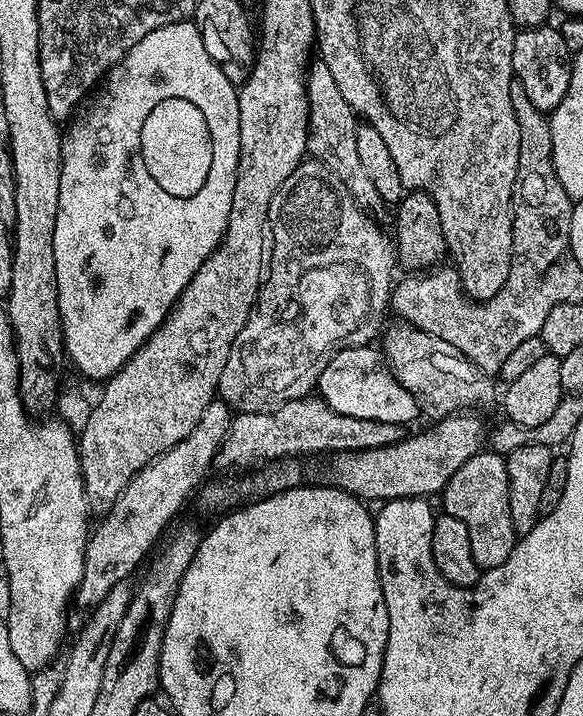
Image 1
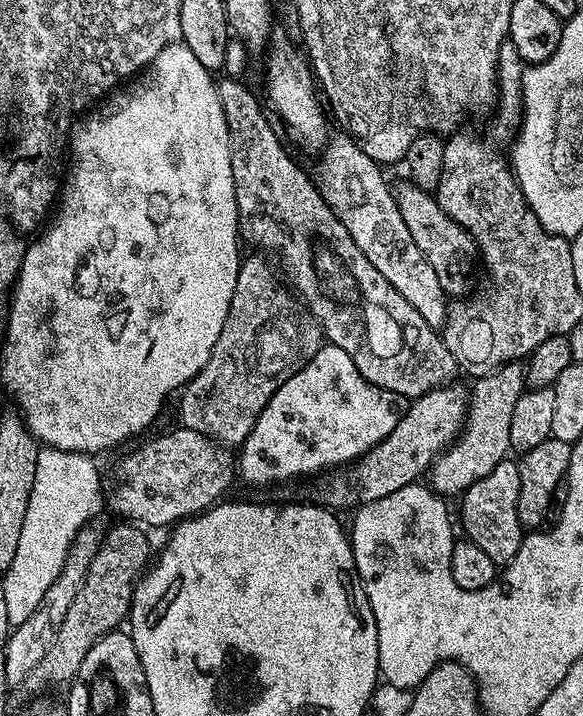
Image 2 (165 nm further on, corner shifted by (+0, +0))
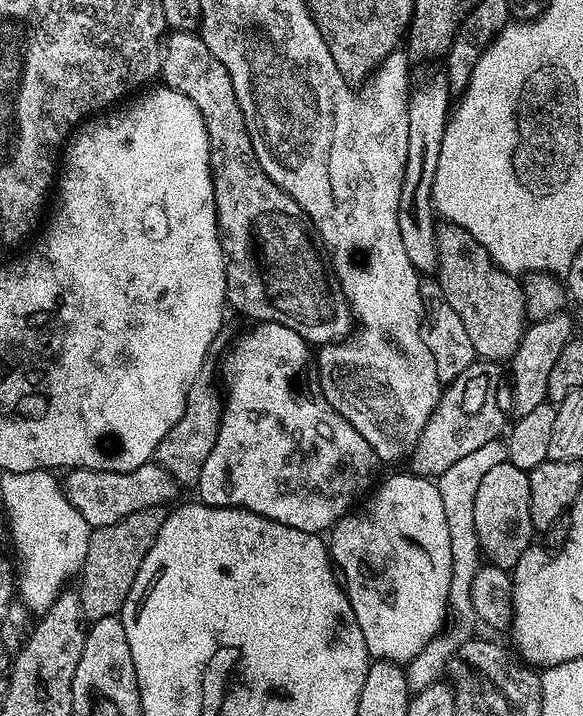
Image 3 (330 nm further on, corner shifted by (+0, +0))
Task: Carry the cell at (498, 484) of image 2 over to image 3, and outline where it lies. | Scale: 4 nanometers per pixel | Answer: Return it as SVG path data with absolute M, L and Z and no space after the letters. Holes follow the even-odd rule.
M505 462L494 466L482 478L478 494L474 496L474 530L478 530L480 550L487 563L509 570L518 566L518 558L534 544L528 473Z

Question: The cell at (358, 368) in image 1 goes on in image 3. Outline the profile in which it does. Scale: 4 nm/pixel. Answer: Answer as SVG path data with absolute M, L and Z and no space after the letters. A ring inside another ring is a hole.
M260 322L245 336L237 338L224 360L226 399L218 438L194 485L195 491L200 491L199 503L219 508L245 508L262 514L262 518L282 522L282 526L294 526L294 530L324 534L373 487L378 461L370 442L332 409L324 396L314 392L312 396L311 390L304 388L300 381L304 367L310 364L308 351L308 341L290 330L290 326L281 324Z

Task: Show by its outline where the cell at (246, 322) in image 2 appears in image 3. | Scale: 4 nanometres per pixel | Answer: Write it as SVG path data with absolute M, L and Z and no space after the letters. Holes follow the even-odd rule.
M208 370L201 372L200 377L194 382L194 386L190 386L190 394L184 403L182 418L178 418L178 422L174 422L170 434L166 434L166 438L162 438L160 449L156 451L155 459L160 467L166 469L176 479L177 485L180 486L184 486L184 484L188 484L188 486L195 485L202 466L206 462L206 458L210 458L210 450L214 450L214 442L218 438L220 416L224 413L224 400L222 399L221 389L218 384L218 389L216 389L216 384L212 381L210 372Z

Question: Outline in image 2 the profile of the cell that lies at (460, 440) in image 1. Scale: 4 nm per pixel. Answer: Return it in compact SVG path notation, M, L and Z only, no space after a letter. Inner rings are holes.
M520 362L504 364L497 372L479 377L473 383L476 385L471 385L468 416L464 419L459 436L447 450L440 453L440 457L426 473L427 483L436 495L445 498L459 497L470 486L474 486L478 478L486 478L486 474L490 474L490 470L494 470L498 462L509 459L512 452L510 421L518 398L522 398L526 391L524 367Z

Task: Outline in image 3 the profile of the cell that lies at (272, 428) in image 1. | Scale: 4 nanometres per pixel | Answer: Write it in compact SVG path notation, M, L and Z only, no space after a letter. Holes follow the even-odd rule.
M149 462L138 466L138 470L129 472L103 472L102 470L86 470L74 468L63 477L64 493L70 498L74 510L82 514L82 518L91 529L102 526L114 526L126 514L134 514L138 510L146 510L150 506L168 506L173 503L178 485L176 479L161 468L159 463Z

